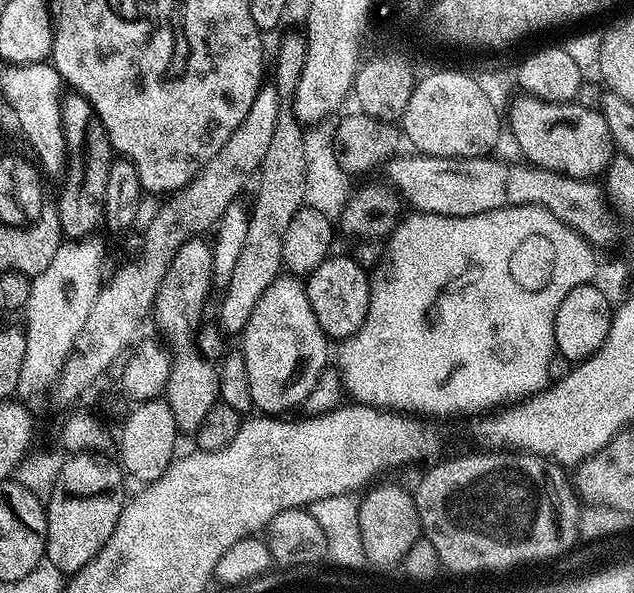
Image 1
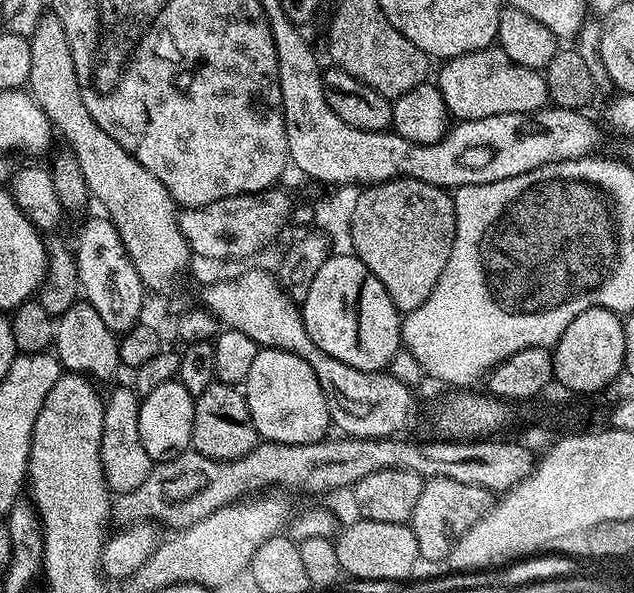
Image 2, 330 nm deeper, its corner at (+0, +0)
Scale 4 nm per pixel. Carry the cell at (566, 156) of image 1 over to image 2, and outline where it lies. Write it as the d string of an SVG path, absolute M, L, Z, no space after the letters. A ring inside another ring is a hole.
M489 46L465 56L443 61L440 73L434 76L449 113L457 121L490 118L490 114L537 112L549 103L548 87L543 75L535 68L518 66L498 46Z

